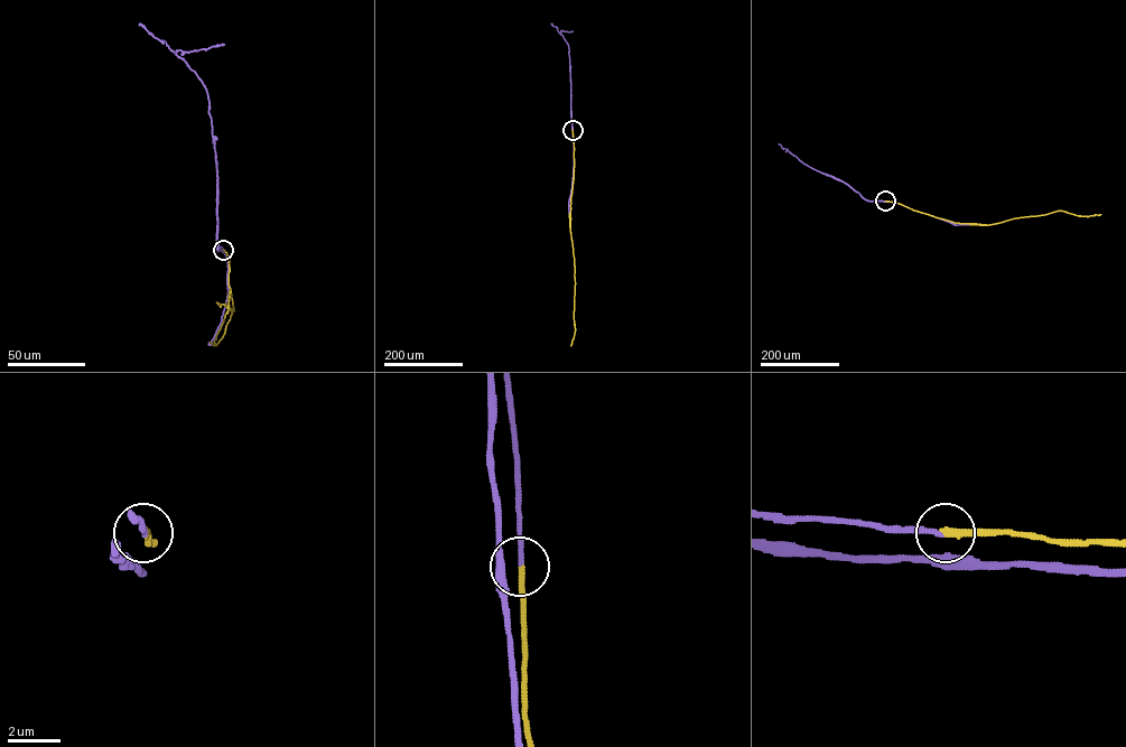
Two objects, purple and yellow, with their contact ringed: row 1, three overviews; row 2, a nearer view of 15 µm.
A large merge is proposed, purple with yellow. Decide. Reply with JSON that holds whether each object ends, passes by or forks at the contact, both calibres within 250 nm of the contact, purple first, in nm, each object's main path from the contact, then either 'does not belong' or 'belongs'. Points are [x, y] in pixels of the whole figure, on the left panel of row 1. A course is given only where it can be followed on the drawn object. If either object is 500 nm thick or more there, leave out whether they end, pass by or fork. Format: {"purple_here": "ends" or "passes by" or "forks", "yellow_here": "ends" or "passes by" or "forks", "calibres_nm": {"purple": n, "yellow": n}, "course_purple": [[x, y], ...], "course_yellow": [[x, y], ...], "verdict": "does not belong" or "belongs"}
{"purple_here": "passes by", "yellow_here": "ends", "calibres_nm": {"purple": 130, "yellow": 280}, "course_purple": [[223, 250], [219, 246], [217, 164], [206, 89], [164, 40], [139, 24]], "course_yellow": [[223, 250], [231, 290], [216, 345], [233, 308], [230, 289], [229, 304], [234, 310], [216, 302]], "verdict": "belongs"}

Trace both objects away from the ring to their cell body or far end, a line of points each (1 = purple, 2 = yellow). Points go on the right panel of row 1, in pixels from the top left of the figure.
1: (885, 201), (867, 199), (843, 181), (802, 162), (778, 143)
2: (885, 201), (962, 223), (988, 225), (1058, 211), (1082, 216), (1101, 214)

